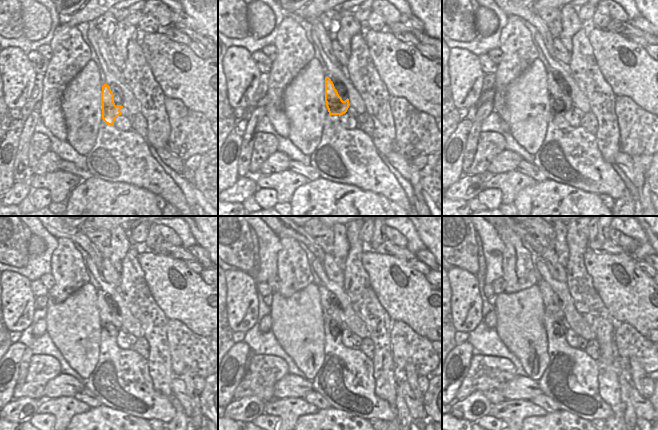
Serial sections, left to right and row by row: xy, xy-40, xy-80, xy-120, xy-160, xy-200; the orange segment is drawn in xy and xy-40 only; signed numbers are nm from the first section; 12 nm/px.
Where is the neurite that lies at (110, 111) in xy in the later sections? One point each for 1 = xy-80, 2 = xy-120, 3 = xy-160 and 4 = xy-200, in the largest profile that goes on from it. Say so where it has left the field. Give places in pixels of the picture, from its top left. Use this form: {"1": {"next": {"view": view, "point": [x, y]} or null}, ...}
{"1": {"next": {"view": "xy-80", "point": [559, 101]}}, "2": {"next": {"view": "xy-120", "point": [108, 316]}}, "3": {"next": {"view": "xy-160", "point": [330, 310]}}, "4": {"next": {"view": "xy-200", "point": [552, 305]}}}

